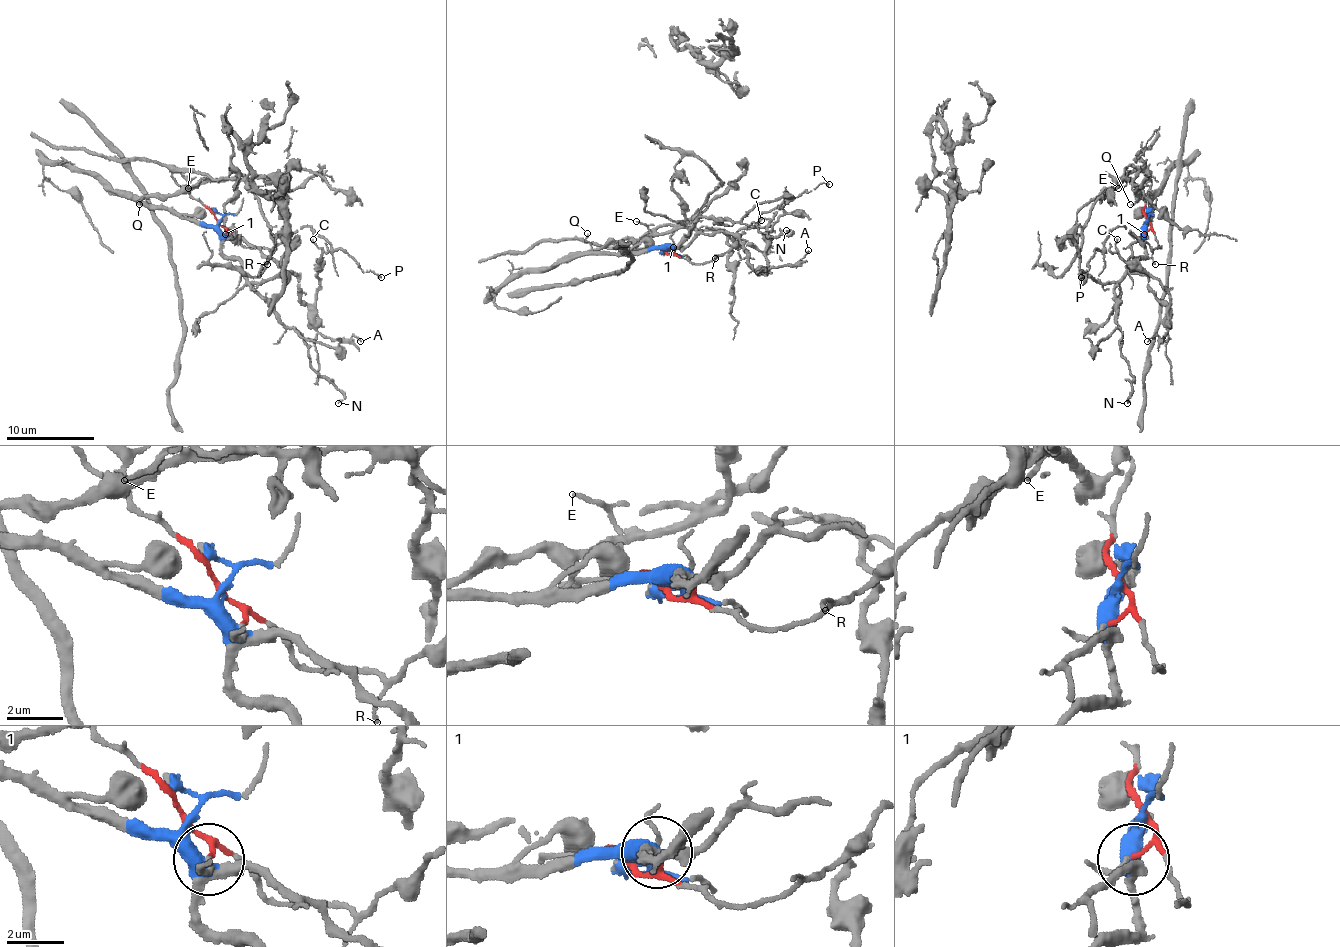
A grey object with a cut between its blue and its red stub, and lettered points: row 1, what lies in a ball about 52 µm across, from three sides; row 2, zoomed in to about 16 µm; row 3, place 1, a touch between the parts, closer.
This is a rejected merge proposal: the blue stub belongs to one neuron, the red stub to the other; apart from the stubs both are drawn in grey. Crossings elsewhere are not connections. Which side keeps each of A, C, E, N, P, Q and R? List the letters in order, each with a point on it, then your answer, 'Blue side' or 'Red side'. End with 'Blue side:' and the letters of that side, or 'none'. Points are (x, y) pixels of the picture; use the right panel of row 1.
A: Place: (1147, 341). Blue side
C: Place: (1117, 239). Blue side
E: Place: (1118, 188). Blue side
N: Place: (1127, 403). Blue side
P: Place: (1081, 277). Red side
Q: Place: (1130, 204). Blue side
R: Place: (1155, 264). Red side
Blue side: A, C, E, N, Q

